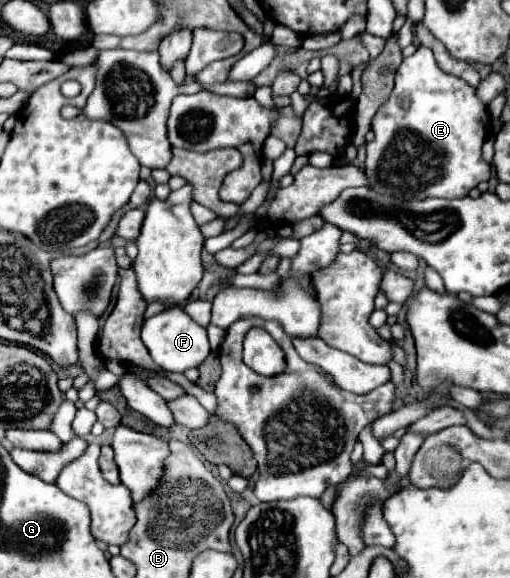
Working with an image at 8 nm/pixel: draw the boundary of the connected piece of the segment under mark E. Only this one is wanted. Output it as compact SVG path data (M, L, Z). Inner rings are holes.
M418 48L410 58L404 58L396 72L396 86L390 98L378 108L372 118L374 140L366 144L366 178L372 190L380 194L406 194L400 198L430 198L430 196L466 196L480 182L490 178L490 164L482 160L482 144L490 134L488 108L476 98L474 88L462 78L442 72L428 48Z

